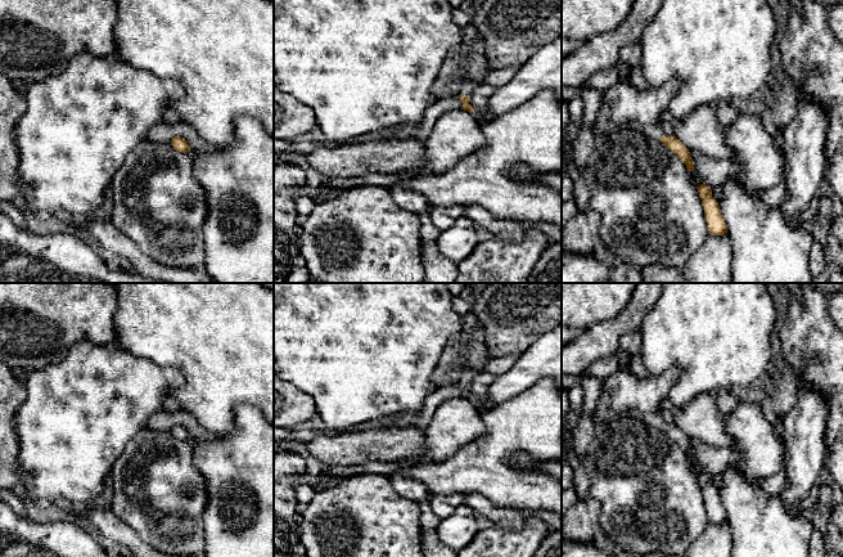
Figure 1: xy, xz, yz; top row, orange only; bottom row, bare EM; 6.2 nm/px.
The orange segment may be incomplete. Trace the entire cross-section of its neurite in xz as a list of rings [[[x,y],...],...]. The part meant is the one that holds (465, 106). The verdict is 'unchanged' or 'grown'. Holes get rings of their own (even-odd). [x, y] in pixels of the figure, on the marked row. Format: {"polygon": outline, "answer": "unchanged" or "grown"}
{"polygon": [[[465,80],[461,85],[461,91],[459,98],[463,102],[461,109],[468,111],[468,112],[474,112],[472,105],[469,104],[470,94],[472,91],[477,87],[478,85],[472,81],[472,80]]], "answer": "grown"}

